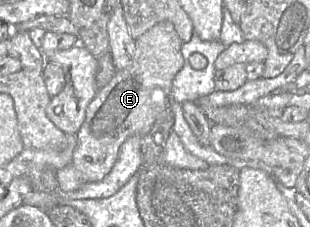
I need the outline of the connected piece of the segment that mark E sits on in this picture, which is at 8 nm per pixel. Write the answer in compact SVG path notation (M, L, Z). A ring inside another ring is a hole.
M171 22L157 23L135 40L133 63L117 71L111 81L98 90L76 133L77 146L71 162L85 183L103 180L114 166L125 140L134 135L143 138L162 109L170 103L173 80L184 64L182 45L183 41Z

